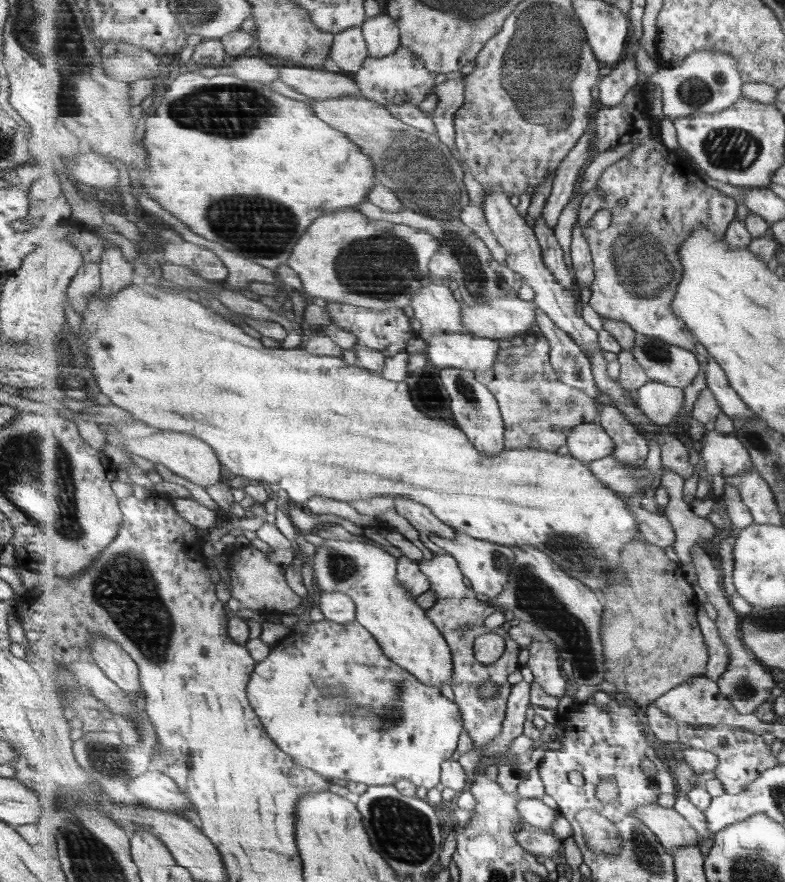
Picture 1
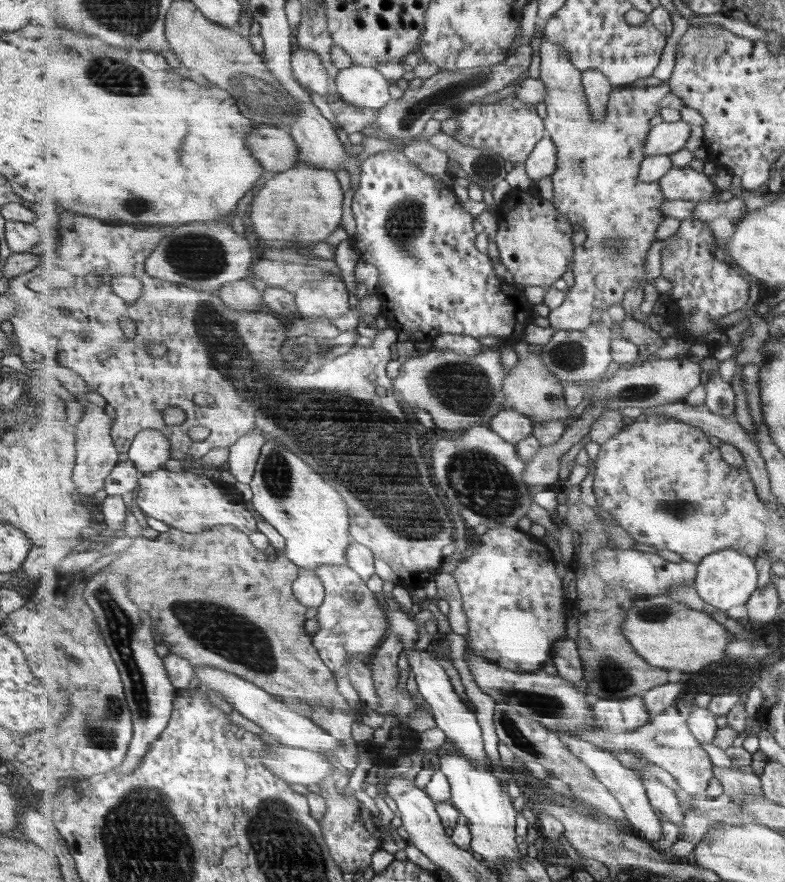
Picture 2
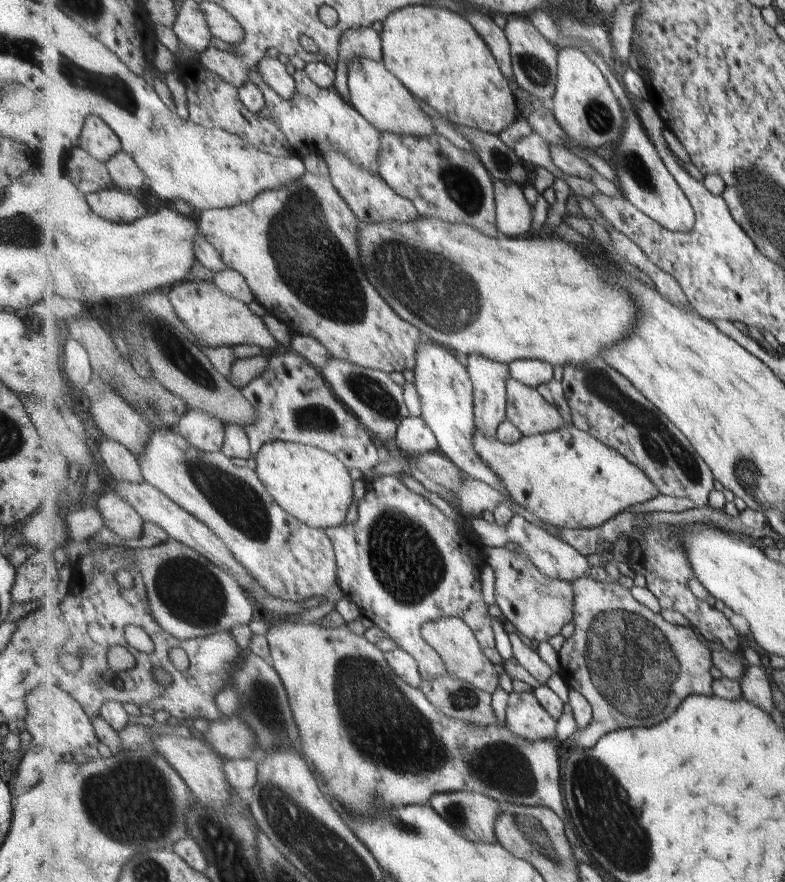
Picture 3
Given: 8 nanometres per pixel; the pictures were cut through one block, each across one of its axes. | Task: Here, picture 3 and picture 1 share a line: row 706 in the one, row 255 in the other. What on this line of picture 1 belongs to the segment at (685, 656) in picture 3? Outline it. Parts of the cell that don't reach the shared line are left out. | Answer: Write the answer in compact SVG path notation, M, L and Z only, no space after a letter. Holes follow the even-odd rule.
M635 87L631 89L621 105L615 108L601 106L592 116L596 128L593 158L622 143L633 141L637 146L601 175L597 186L603 190L604 198L599 196L599 192L589 191L580 206L578 222L583 227L585 238L590 244L596 274L596 281L590 288L592 294L589 303L603 318L628 323L638 334L667 341L673 345L693 348L690 339L694 336L682 331L681 320L675 315L673 309L681 274L685 272L681 253L683 241L686 241L701 225L723 238L730 224L736 219L739 204L723 191L705 186L701 176L695 174L693 160L688 166L685 159L677 155L676 151L661 143L660 120L653 118L649 111L651 111L651 104L645 99L645 88ZM621 200L627 202L624 207L619 207Z

